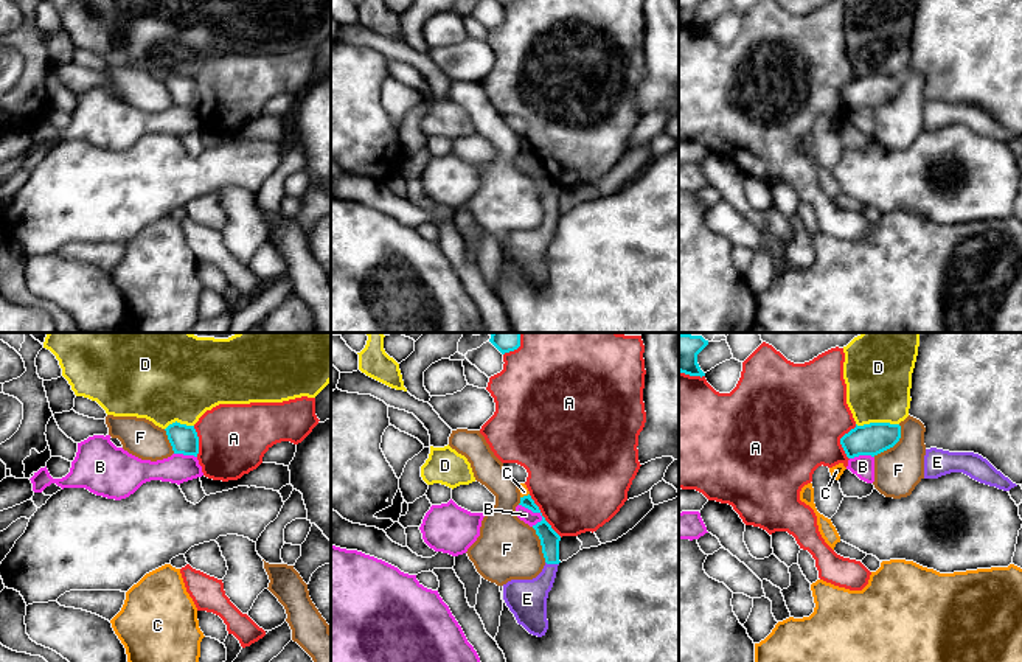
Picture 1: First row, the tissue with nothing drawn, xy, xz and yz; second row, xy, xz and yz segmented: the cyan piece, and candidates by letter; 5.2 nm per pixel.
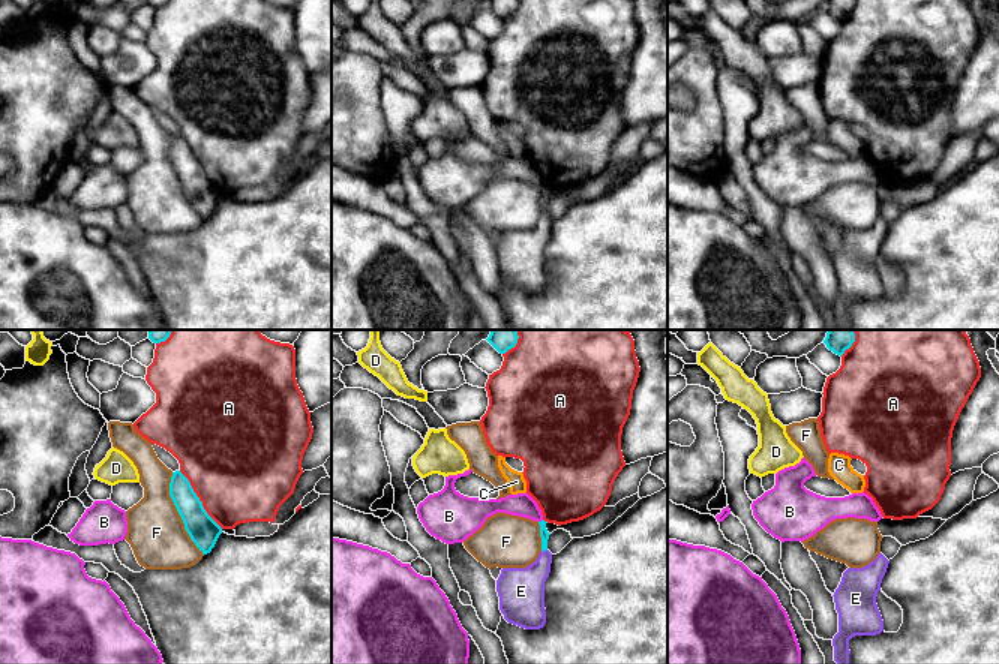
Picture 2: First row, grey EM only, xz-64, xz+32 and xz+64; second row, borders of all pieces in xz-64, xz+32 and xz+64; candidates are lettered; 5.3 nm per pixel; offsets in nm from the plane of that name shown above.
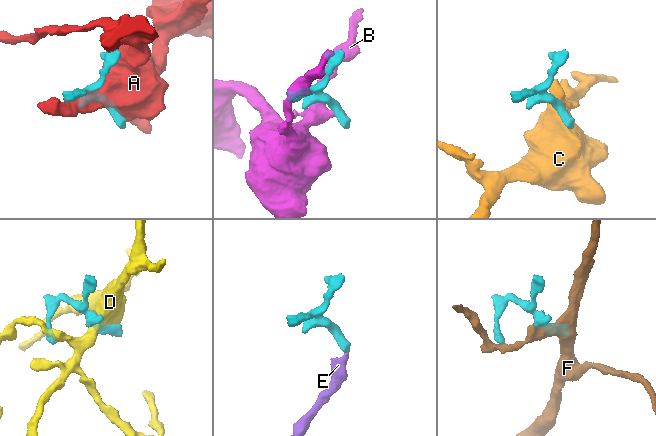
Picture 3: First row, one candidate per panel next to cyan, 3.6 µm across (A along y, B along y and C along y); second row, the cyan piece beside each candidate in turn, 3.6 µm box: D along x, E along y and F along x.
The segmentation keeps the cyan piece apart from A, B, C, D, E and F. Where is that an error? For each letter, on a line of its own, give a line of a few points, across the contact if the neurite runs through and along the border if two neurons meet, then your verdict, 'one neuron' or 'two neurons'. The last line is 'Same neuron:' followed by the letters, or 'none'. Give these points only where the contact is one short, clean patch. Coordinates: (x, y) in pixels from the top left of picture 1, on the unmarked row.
A: two neurons
B: line xz (519, 156), (536, 163), (542, 171); two neurons
C: line xz (528, 145), (521, 149); two neurons
D: two neurons
E: line xz (549, 190), (552, 215), (544, 233), (527, 250); one neuron
F: two neurons
Same neuron: E

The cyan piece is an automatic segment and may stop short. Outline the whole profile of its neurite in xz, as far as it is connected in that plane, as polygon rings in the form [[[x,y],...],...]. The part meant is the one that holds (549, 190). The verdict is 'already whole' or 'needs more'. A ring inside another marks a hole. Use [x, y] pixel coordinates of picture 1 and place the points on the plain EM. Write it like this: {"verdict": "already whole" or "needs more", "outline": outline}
{"verdict": "needs more", "outline": [[[544,168],[533,180],[541,191],[545,218],[533,232],[511,232],[503,236],[503,252],[519,277],[530,286],[542,289],[548,281],[547,250],[561,214],[561,188],[551,180]]]}

